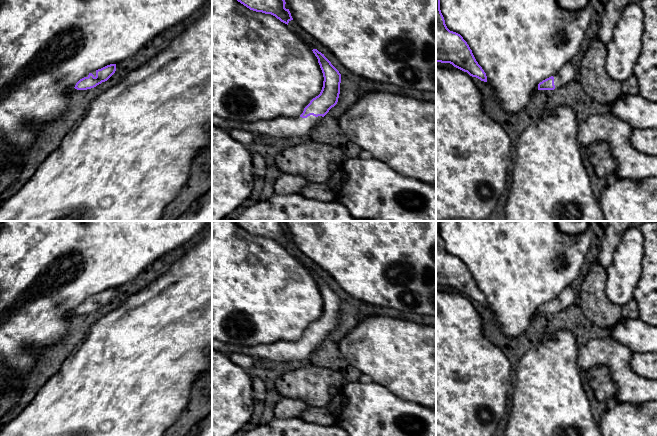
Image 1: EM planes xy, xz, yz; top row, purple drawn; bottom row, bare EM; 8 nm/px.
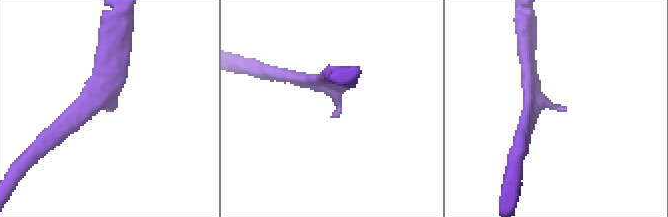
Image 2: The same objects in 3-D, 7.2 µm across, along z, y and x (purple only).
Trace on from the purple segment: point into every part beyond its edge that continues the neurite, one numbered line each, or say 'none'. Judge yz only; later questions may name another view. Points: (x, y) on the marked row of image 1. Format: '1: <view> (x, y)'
1: yz (567, 73)

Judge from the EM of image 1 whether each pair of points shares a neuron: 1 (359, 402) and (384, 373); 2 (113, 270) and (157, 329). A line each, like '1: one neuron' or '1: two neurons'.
1: two neurons
2: two neurons

